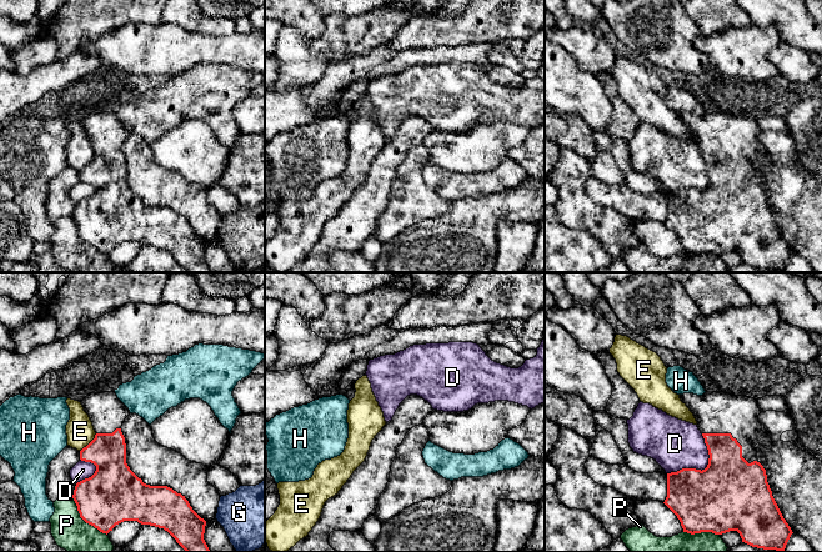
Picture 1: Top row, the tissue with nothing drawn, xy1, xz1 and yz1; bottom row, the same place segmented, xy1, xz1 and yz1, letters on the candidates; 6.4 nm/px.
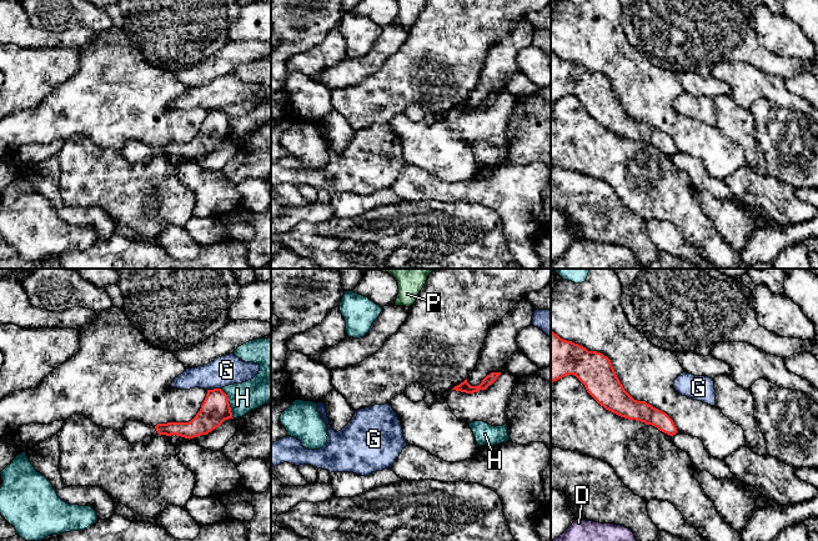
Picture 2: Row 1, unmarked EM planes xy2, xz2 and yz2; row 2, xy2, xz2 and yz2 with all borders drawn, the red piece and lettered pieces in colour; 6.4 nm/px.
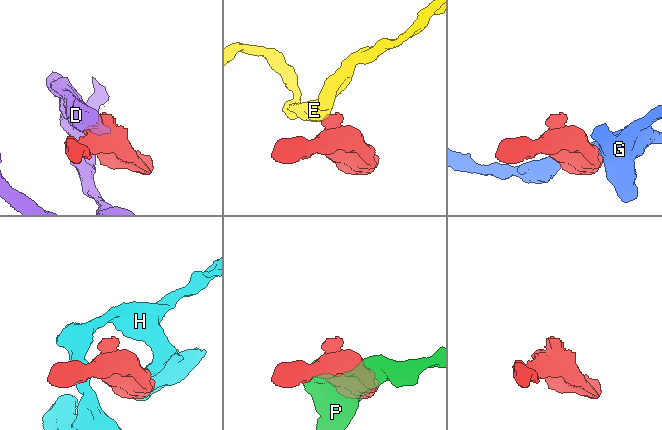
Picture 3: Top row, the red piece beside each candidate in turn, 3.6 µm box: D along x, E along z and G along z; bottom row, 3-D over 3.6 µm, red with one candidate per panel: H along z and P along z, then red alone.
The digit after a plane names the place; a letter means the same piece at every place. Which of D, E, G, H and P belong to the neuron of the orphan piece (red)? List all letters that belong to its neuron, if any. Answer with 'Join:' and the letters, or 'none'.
Join: none

